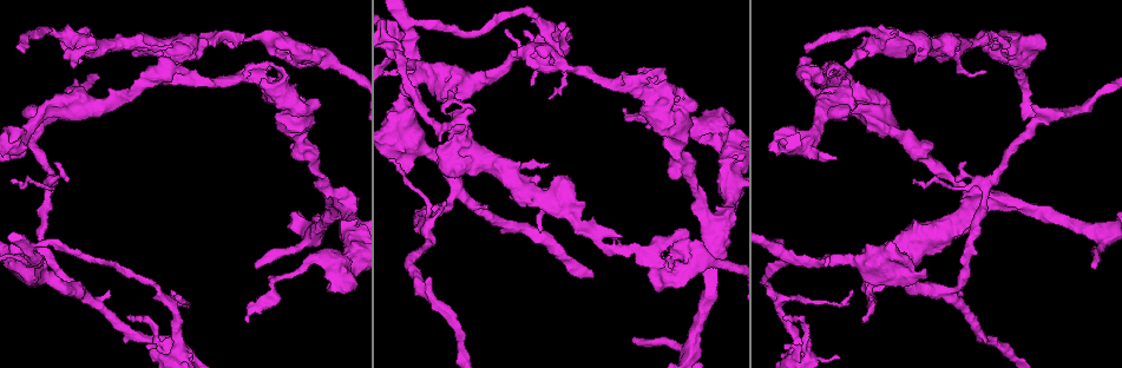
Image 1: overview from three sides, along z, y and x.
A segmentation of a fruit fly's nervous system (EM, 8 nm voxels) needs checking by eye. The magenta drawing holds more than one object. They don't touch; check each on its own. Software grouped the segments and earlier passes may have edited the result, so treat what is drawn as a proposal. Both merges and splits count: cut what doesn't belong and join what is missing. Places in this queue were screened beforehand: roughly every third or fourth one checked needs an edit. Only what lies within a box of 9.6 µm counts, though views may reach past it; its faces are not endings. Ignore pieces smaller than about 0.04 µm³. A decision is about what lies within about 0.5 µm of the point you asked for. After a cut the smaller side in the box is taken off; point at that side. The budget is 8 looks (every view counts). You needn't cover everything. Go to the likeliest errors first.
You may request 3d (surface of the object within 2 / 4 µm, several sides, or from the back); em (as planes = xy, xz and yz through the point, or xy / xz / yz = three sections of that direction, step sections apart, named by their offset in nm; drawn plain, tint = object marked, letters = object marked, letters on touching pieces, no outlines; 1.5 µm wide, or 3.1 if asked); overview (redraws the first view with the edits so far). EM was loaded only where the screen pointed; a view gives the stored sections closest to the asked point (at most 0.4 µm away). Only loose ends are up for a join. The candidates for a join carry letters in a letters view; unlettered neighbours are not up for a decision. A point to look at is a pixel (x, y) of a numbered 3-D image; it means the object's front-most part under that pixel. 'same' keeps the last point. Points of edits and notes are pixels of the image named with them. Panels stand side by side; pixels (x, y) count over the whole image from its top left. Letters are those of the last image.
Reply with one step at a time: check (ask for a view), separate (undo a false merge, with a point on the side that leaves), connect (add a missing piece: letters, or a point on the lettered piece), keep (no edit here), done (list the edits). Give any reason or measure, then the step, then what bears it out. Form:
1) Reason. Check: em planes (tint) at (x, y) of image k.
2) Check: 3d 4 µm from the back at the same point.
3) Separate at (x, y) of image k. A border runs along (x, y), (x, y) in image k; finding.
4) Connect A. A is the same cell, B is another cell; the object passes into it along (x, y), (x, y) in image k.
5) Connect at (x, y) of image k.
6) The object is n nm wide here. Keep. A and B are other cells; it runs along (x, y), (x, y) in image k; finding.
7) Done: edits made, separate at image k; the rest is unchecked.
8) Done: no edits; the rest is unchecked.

Free end. Check: 3d 2 µm at (176, 64) of image 1.

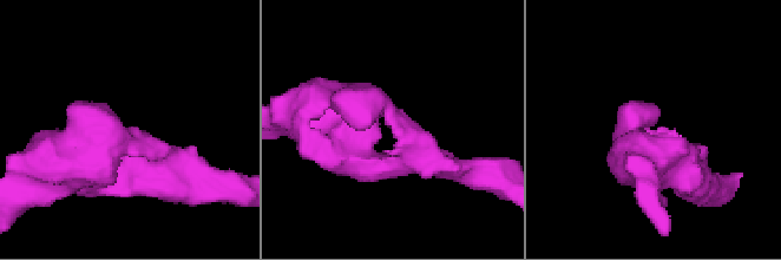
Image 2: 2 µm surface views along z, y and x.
Shape alone is not enough. Check: em planes (letters) at (653, 131) of image 2.

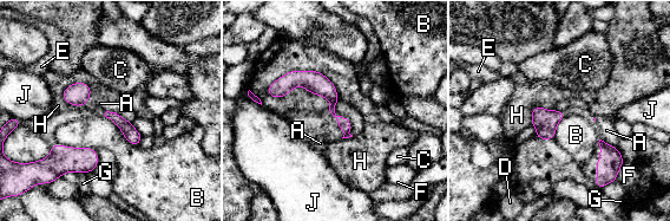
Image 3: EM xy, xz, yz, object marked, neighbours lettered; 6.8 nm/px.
Keep. A, B, C, D, E, F, G, H and J are other cells; a border runs along (58, 143), (94, 150) in image 3; no lettered piece goes on from it.

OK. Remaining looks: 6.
Branch stops here. Check: 3d 2 µm at (208, 44) of image 1.

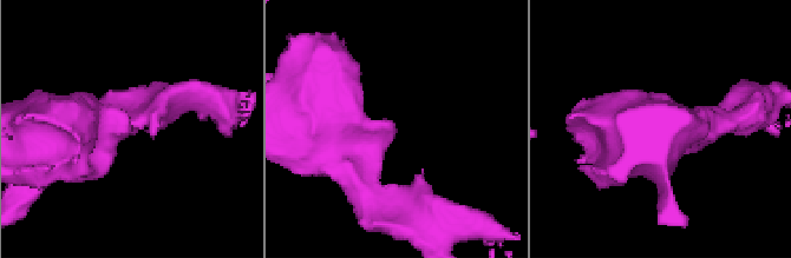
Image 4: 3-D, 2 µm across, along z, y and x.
Check: em xz step 8 (plain) at (130, 134) of image 4.

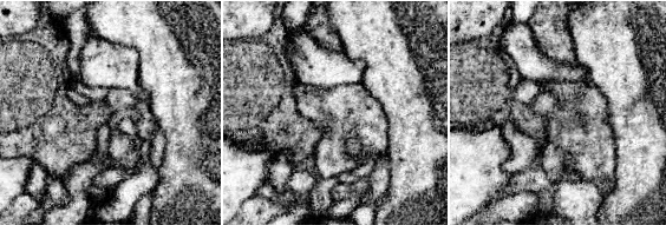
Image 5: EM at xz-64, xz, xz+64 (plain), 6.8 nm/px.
Check: em xz step 8 (letters) at the same point.

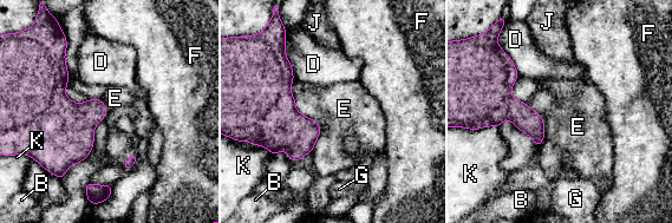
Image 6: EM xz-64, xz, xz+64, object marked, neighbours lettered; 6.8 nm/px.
The longest contact is with E, 360 nm. Keep. B, D, E, F, G, J and K are other cells; it runs along (510, 65), (506, 100), (537, 142) in image 6; none of them fits.

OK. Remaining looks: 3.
Stops while still wide. Check: 3d 4 µm at (412, 110) of image 1.

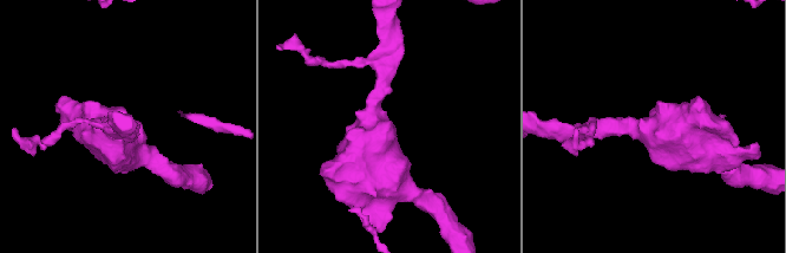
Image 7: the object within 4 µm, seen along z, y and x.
Check: em planes (letters) at (125, 109) of image 7.

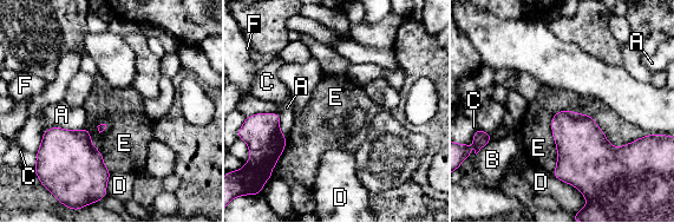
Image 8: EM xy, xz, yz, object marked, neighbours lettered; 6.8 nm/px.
The longest contact is with E, 460 nm. Keep. A, B, C, D, E and F are other cells; no lettered piece goes on from it.

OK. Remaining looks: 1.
Check: em planes (letters) at (94, 50) of image 1.

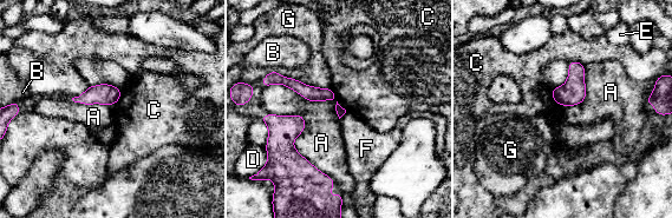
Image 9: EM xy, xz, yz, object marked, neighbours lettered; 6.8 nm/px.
Keep. A, B, C, D, E, F and G are other cells; a border runs along (331, 88), (336, 100), (346, 111) in image 9; none of them fits.

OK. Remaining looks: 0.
Done: no edits; the rest is unchecked.

